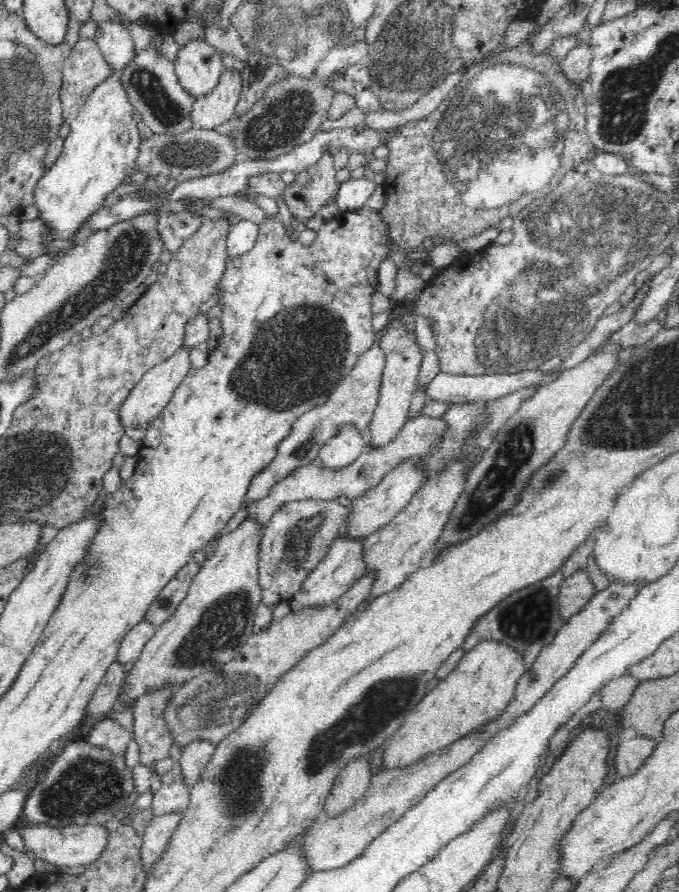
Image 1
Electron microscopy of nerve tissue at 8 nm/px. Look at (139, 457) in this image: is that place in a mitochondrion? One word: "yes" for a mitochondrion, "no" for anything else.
no

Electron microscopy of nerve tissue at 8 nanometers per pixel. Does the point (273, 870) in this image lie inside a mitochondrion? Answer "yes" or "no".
no

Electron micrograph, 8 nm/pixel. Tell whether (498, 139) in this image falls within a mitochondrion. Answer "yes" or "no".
yes

